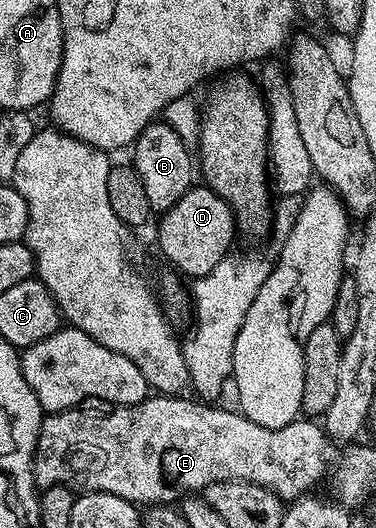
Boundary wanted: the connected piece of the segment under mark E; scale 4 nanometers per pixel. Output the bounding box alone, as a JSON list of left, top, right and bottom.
[33,395,337,507]

